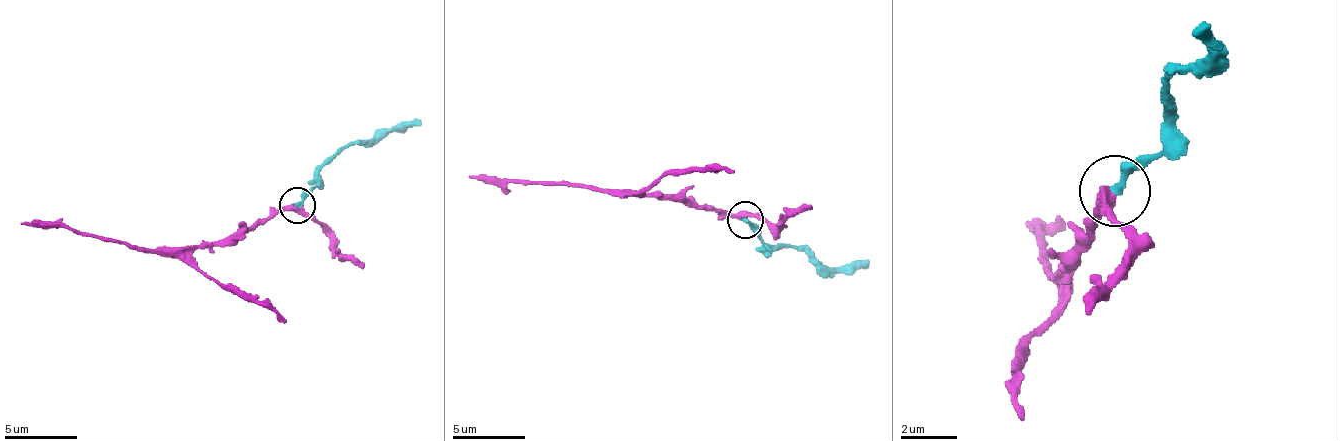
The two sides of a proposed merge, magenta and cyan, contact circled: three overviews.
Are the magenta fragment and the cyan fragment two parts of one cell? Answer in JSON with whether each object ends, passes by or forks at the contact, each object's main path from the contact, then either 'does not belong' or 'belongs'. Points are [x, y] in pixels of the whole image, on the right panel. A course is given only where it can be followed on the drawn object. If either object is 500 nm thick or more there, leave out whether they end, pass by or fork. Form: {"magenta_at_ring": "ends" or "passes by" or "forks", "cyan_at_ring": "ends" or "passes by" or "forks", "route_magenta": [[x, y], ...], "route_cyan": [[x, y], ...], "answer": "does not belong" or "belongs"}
{"magenta_at_ring": "passes by", "cyan_at_ring": "ends", "route_magenta": [[1117, 189], [1060, 267], [1060, 274], [1053, 274], [1039, 231], [1032, 224]], "route_cyan": [[1117, 189], [1166, 146], [1166, 90], [1209, 54], [1209, 40], [1194, 26]], "answer": "belongs"}

